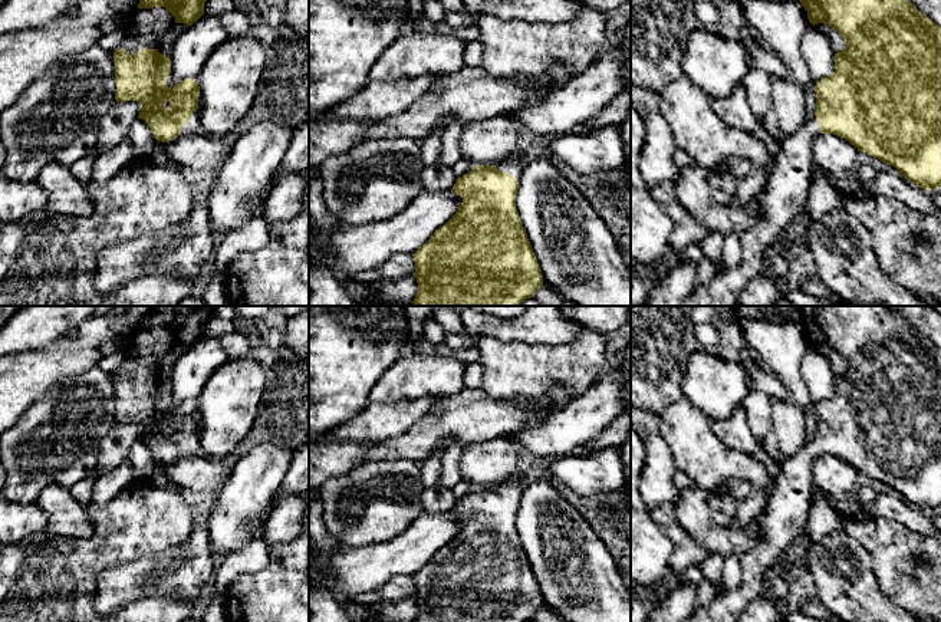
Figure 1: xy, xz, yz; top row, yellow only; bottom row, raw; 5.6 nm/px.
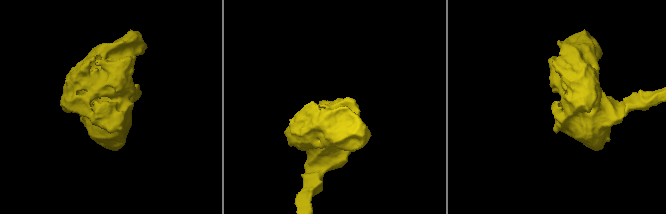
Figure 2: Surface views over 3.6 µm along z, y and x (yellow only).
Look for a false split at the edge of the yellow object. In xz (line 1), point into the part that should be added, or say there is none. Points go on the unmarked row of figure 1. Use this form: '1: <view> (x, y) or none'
1: xz (512, 486)

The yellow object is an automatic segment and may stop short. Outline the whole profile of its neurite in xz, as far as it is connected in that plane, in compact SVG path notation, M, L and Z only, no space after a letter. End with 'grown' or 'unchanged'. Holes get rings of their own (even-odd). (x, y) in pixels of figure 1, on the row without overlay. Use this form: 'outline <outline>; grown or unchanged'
outline M509 477L493 487L476 487L457 500L451 510L463 520L458 533L414 576L418 615L414 622L526 622L543 608L543 596L516 530L519 500L523 494L519 477Z; grown

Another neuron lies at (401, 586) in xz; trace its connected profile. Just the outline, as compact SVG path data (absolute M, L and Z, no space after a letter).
M397 575L391 577L382 589L374 596L385 600L404 600L415 595L415 582L412 576Z

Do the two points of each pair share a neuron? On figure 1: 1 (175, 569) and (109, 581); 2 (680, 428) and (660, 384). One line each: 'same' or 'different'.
1: same
2: different

